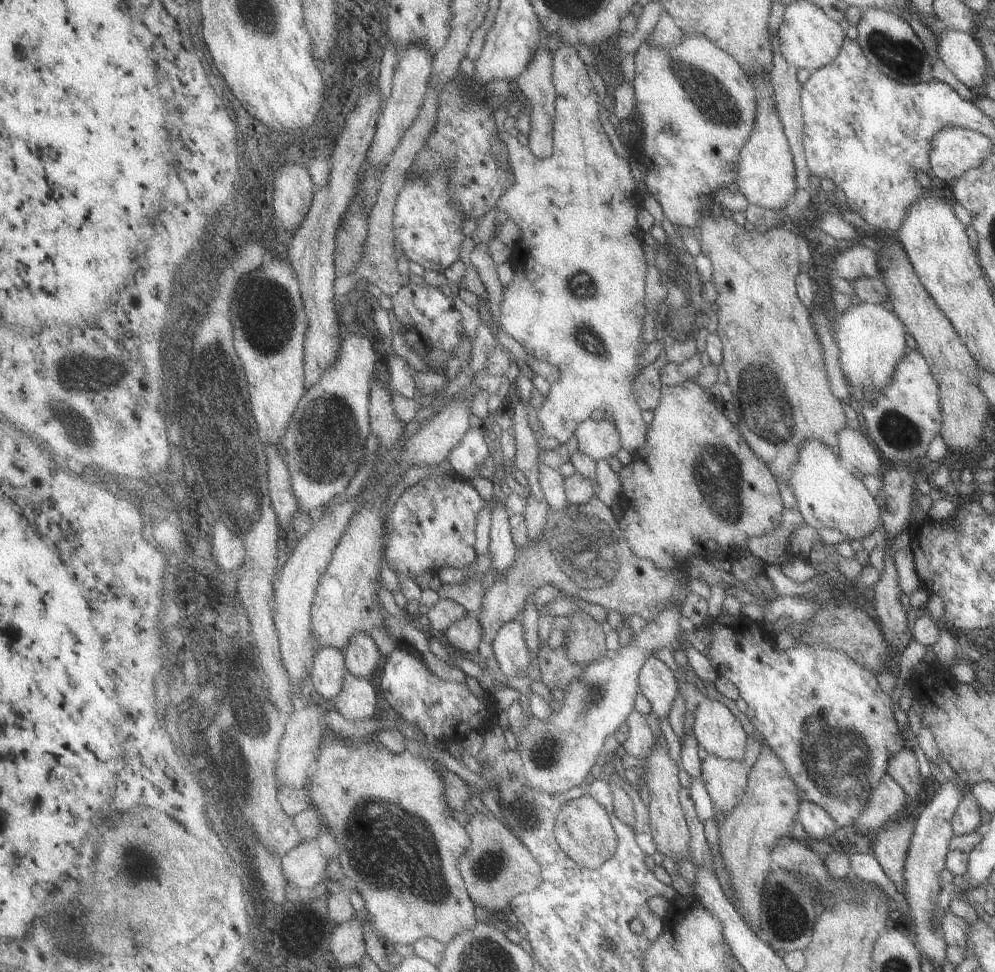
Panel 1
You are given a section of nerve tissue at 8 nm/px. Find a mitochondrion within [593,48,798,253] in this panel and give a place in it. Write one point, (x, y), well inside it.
(705, 90)

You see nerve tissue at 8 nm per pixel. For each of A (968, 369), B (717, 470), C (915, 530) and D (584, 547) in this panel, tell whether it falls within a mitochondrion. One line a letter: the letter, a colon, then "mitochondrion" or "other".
A: other
B: mitochondrion
C: other
D: mitochondrion

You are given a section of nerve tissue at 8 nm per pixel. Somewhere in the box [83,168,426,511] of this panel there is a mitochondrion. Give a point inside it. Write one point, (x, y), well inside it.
(326, 435)

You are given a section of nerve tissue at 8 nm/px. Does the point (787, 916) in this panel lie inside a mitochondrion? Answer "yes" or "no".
yes

